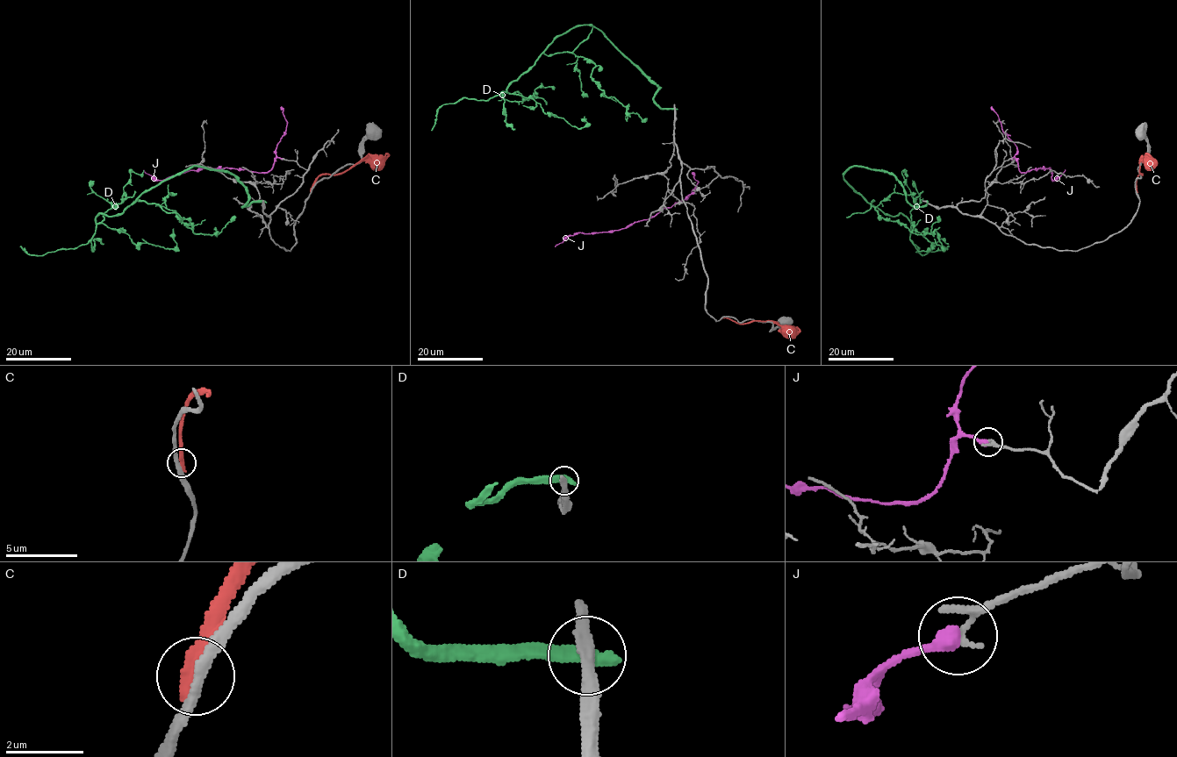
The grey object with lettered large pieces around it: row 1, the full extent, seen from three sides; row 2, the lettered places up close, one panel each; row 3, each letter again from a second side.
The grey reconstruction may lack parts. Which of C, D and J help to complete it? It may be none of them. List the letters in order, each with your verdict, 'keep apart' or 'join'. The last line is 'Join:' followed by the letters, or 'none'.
C: keep apart
D: keep apart
J: keep apart
Join: none

